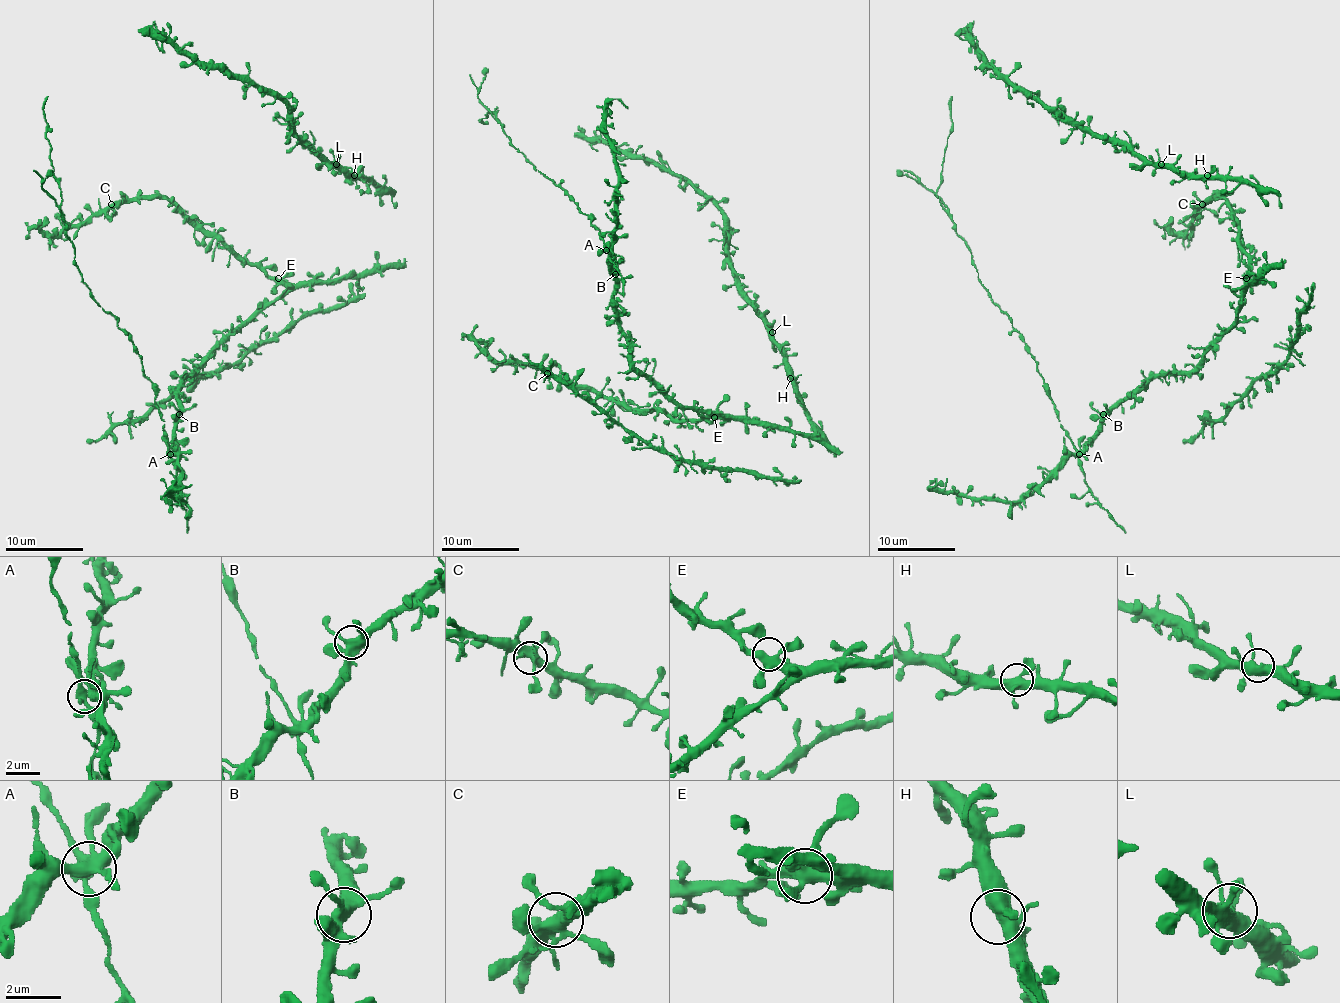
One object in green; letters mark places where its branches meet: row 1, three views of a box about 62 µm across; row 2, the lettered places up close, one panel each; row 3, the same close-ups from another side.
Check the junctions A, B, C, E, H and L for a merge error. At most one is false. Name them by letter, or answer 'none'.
none

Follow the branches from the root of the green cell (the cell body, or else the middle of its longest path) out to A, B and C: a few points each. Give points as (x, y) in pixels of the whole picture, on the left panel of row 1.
A: (251, 317), (183, 379), (177, 396), (179, 416), (175, 449), (169, 454)
B: (251, 317), (183, 379), (177, 396), (179, 414)
C: (251, 317), (278, 295), (276, 284), (257, 266), (204, 235), (166, 198), (123, 198), (111, 204)

